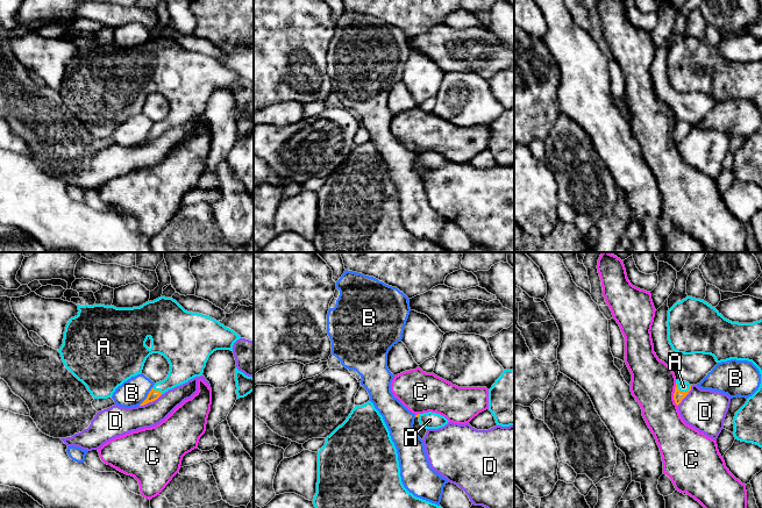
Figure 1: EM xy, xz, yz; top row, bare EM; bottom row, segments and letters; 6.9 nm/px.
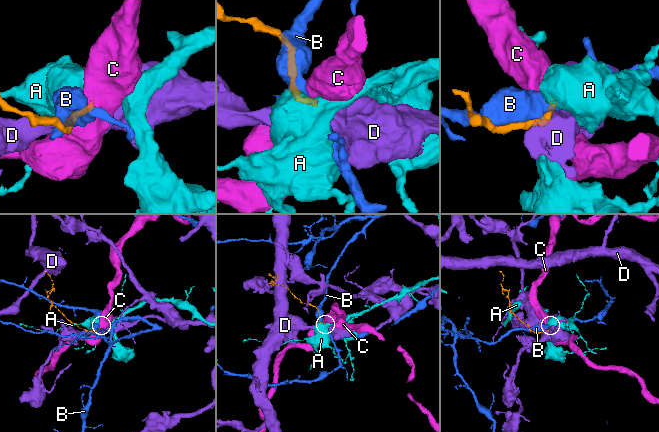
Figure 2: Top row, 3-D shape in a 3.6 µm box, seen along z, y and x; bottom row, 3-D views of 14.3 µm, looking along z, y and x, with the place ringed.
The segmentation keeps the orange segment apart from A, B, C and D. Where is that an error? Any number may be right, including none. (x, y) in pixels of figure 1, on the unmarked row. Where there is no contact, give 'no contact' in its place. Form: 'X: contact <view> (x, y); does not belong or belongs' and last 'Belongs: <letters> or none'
A: contact yz (683, 131); belongs
B: contact xy (147, 136); does not belong
C: contact yz (674, 134); does not belong
D: contact xy (150, 141); does not belong
Belongs: A

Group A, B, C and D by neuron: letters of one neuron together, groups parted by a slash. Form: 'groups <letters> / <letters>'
groups A / B / C / D

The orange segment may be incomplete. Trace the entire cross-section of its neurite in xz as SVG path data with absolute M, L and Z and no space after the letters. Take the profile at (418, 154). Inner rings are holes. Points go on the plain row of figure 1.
M432 151L418 153L415 157L419 158L420 164L426 169L439 169L449 162L444 156Z

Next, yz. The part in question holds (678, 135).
M676 120L676 127L674 133L675 143L678 145L690 130L691 124L689 122Z

